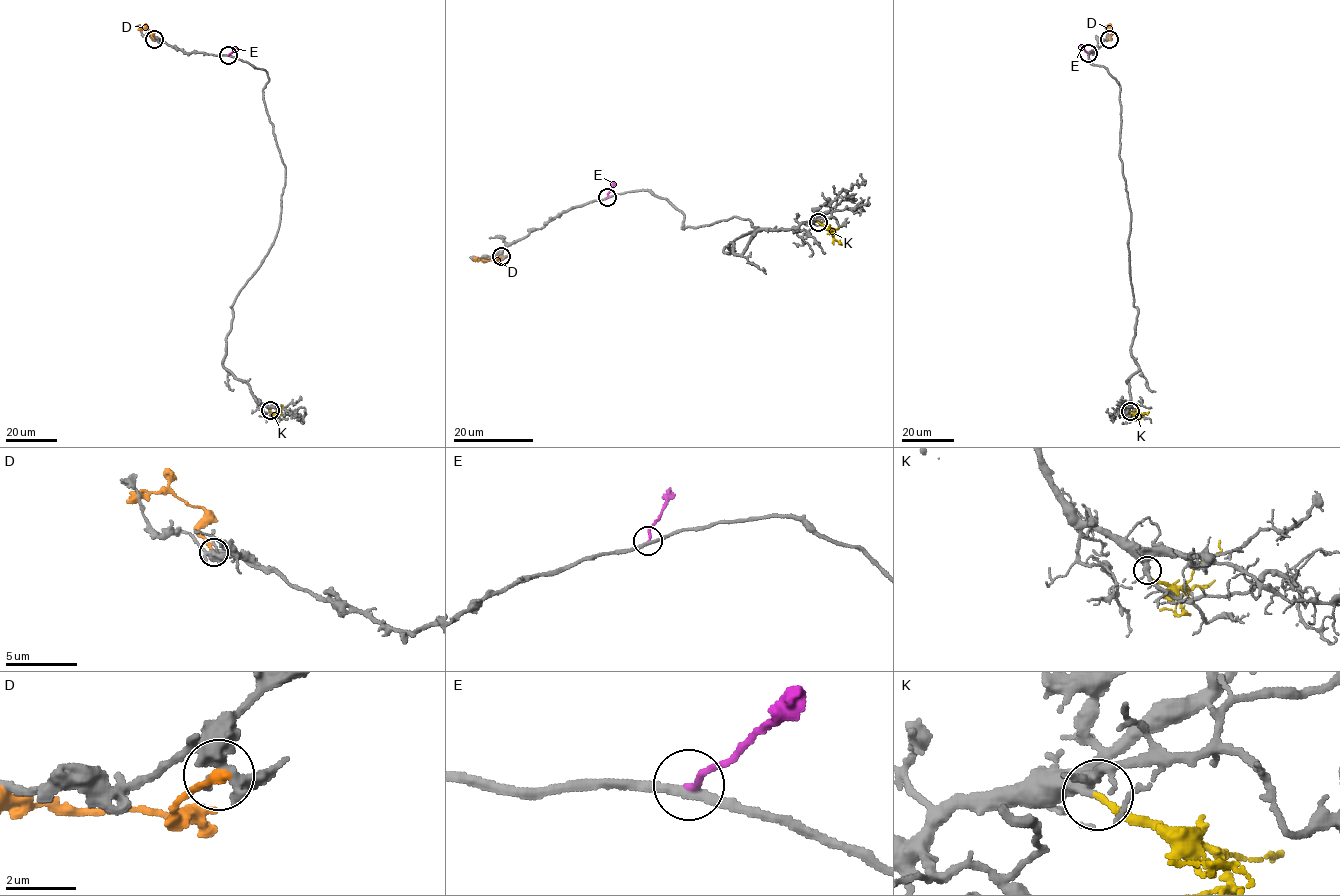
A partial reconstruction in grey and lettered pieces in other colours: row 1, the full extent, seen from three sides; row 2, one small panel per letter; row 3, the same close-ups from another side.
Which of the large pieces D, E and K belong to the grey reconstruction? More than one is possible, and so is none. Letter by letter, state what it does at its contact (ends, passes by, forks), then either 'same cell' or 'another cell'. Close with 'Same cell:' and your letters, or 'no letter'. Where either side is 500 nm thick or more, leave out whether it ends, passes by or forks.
D: it ends; another cell
E: it ends; another cell
K: it ends; same cell
Same cell: K

